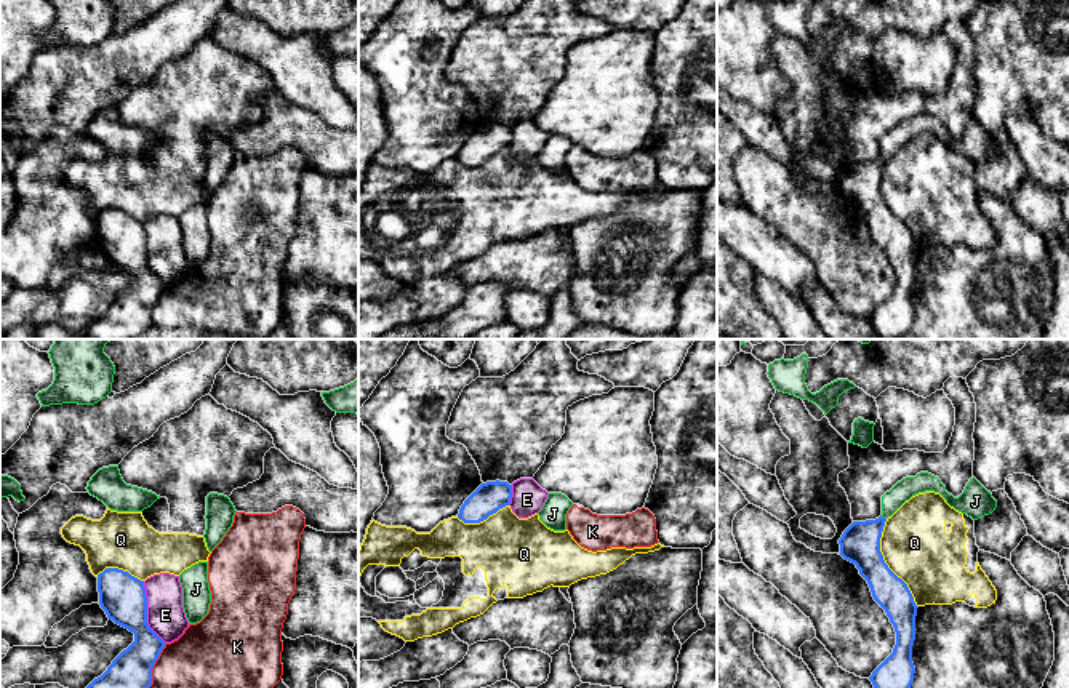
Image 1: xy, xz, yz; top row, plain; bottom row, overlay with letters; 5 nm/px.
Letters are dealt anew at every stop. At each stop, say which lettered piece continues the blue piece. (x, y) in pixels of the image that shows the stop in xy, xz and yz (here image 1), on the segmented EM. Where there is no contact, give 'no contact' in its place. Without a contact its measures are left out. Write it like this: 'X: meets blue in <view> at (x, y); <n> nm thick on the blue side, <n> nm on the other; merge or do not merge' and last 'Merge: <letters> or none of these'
E: meets blue in xy at (146, 612); 220 nm thick on the blue side, 190 nm on the other; do not merge
J: meets blue in yz at (882, 517); 200 nm thick on the blue side, 100 nm on the other; merge
K: meets blue in xy at (152, 666); 190 nm thick on the blue side, 300 nm on the other; do not merge
Q: meets blue in yz at (885, 564); 200 nm thick on the blue side, 340 nm on the other; do not merge
Merge: J

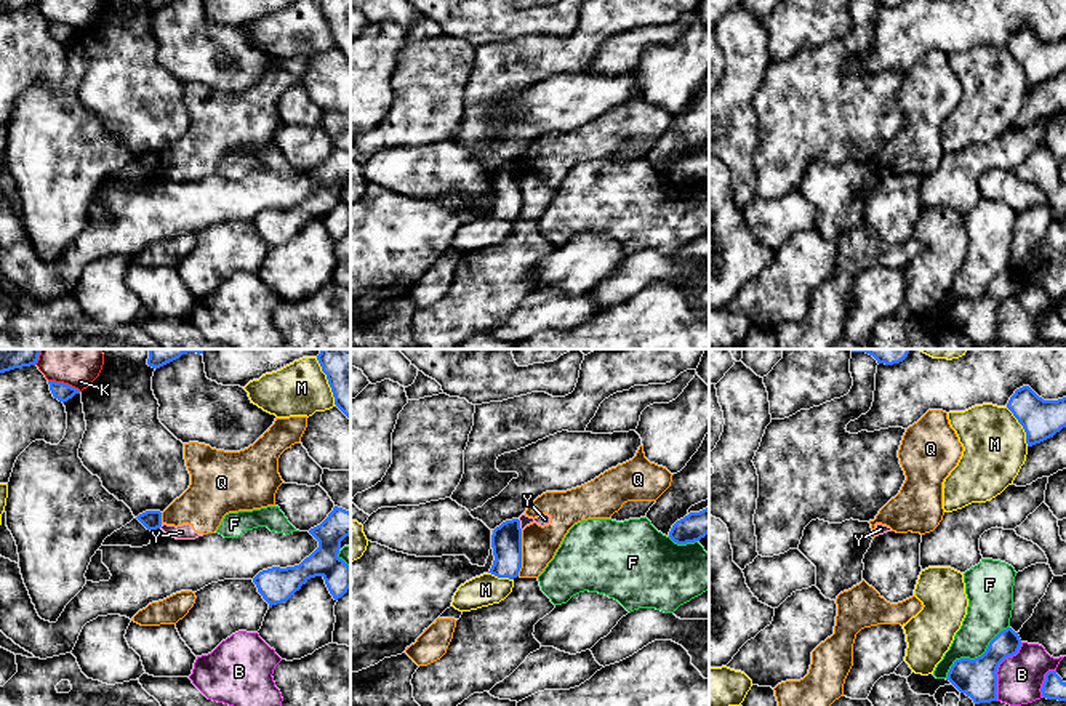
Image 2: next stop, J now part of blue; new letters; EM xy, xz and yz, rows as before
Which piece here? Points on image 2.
B: meets blue in yz at (996, 669); 190 nm thick on the blue side, 240 nm on the other; do not merge
F: meets blue in yz at (975, 658); 190 nm thick on the blue side, 220 nm on the other; do not merge
K: meets blue in xy at (63, 383); 90 nm thick on the blue side, 320 nm on the other; do not merge
M: meets blue in yz at (1021, 425); 200 nm thick on the blue side, 320 nm on the other; do not merge
Q: meets blue in xz at (520, 553); 160 nm thick on the blue side, 180 nm on the other; do not merge
Y: meets blue in xz at (519, 524); 160 nm thick on the blue side, 60 nm on the other; do not merge
Merge: none of these

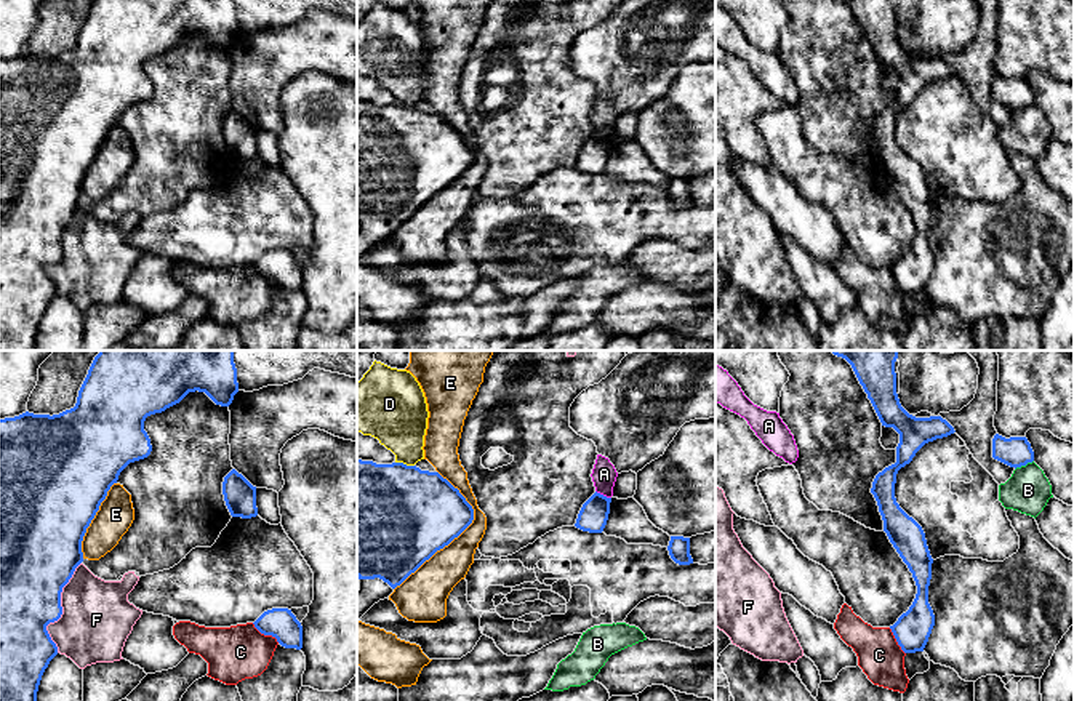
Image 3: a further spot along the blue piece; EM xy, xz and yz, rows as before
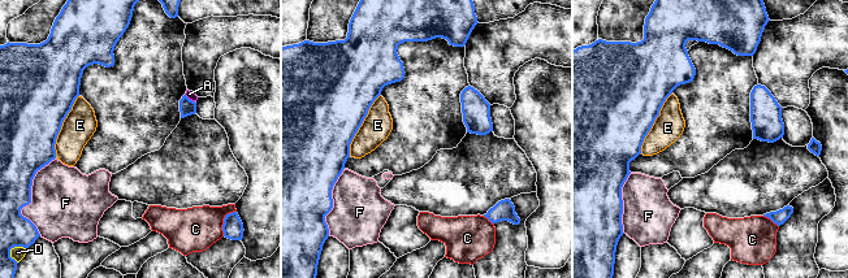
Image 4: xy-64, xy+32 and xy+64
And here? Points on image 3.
A: meets blue in xz at (602, 495); 150 nm thick on the blue side, 130 nm on the other; do not merge
B: meets blue in yz at (1023, 464); 160 nm thick on the blue side, 220 nm on the other; do not merge
C: meets blue in xy at (266, 634); 160 nm thick on the blue side, 280 nm on the other; do not merge
D: meets blue in xz at (405, 464); 500 nm thick on the blue side, 300 nm on the other; do not merge
E: meets blue in xz at (458, 535); 440 nm thick on the blue side, 200 nm on the other; do not merge
F: meets blue in xy at (61, 608); 360 nm thick on the blue side, 360 nm on the other; do not merge
Merge: none of these

